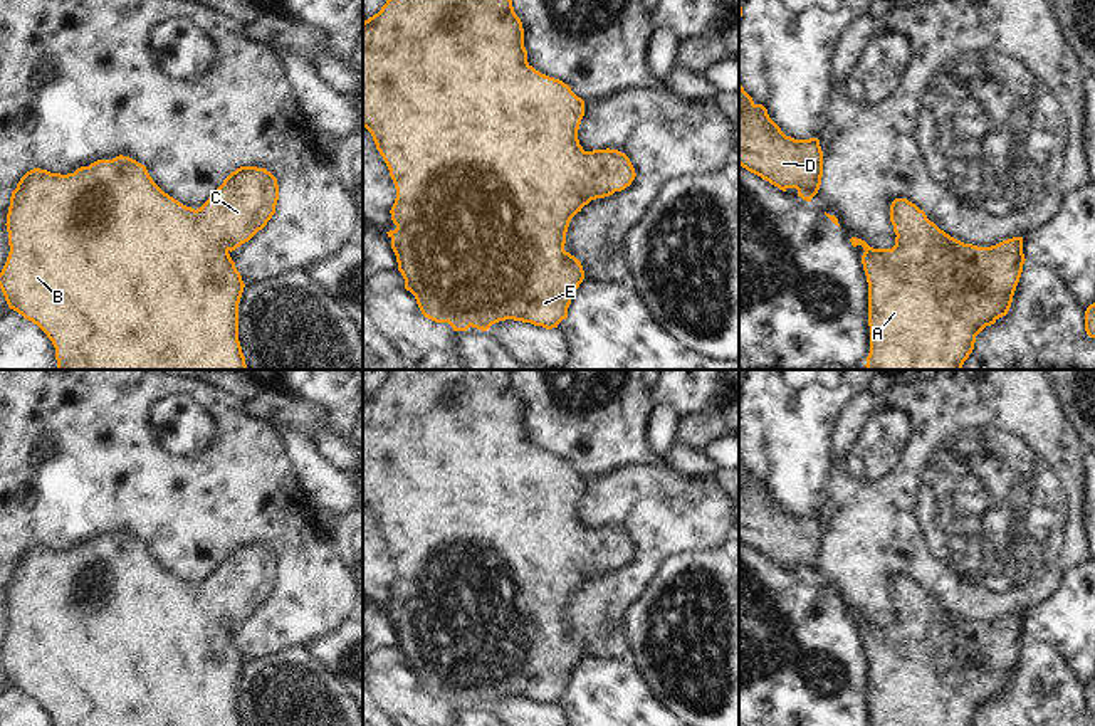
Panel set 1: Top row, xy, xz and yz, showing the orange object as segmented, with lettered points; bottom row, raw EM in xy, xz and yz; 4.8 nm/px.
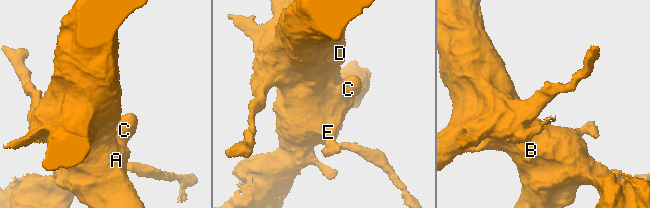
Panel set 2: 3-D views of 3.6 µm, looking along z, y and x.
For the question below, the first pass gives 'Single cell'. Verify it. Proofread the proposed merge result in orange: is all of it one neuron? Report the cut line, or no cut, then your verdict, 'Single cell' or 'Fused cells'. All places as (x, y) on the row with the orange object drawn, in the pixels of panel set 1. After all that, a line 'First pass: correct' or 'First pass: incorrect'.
No split. Single cell
First pass: correct

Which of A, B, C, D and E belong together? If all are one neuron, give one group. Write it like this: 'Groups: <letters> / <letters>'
Groups: A B C D E

